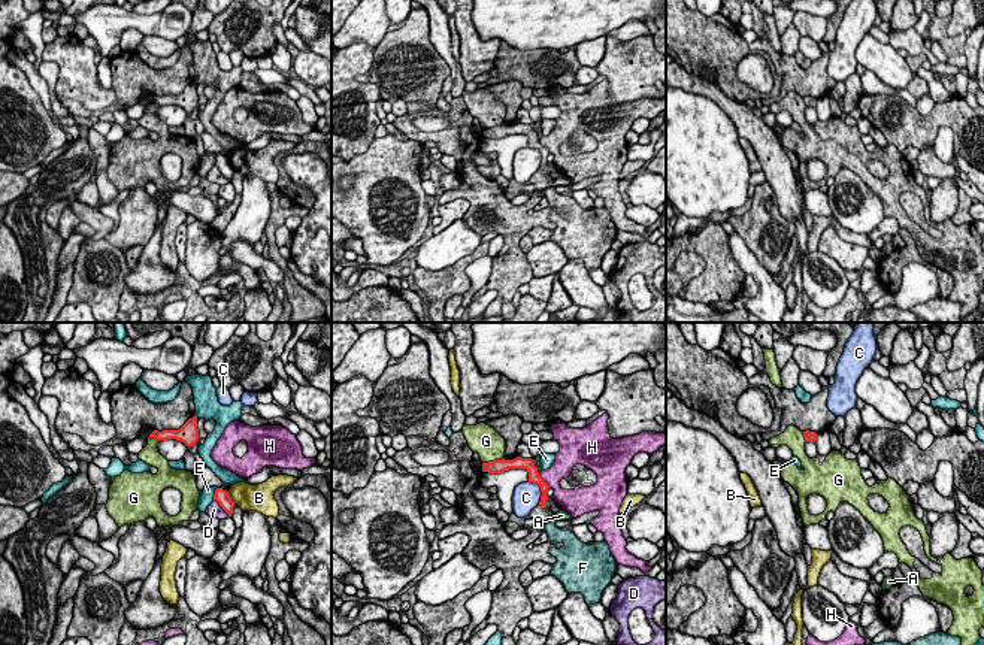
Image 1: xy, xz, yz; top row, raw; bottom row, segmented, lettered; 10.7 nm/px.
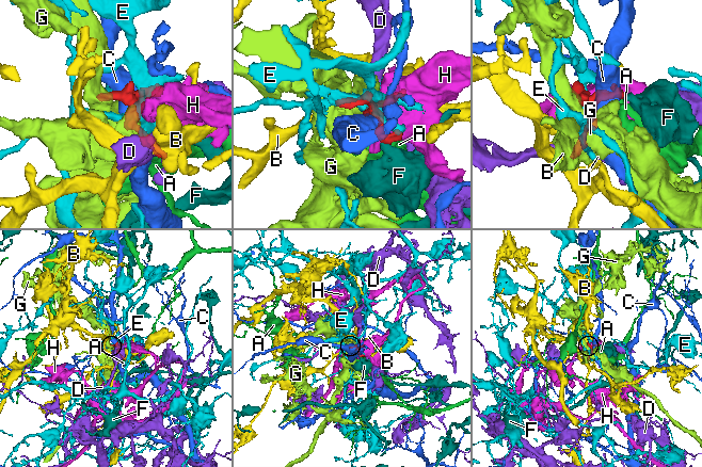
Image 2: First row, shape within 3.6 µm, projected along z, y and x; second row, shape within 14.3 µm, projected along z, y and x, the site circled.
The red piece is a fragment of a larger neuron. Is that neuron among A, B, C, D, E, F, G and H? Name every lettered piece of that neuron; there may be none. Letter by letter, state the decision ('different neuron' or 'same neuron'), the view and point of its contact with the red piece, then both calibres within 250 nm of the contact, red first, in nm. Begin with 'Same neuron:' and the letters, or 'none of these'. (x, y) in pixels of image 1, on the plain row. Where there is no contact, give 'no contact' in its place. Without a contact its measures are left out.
Same neuron: F
A: different neuron; meets red in xz at (554, 184); 60 nm thick on the red side, 120 nm on the other
B: different neuron; meets red in xy at (230, 163); 160 nm thick on the red side, 280 nm on the other
C: different neuron; meets red in xz at (541, 156); 130 nm thick on the red side, 300 nm on the other
D: different neuron; meets red in xy at (221, 172); 160 nm thick on the red side, 160 nm on the other
E: different neuron; meets red in xy at (215, 159); 160 nm thick on the red side, 160 nm on the other
F: same neuron; meets red in xz at (553, 187); 60 nm thick on the red side, 170 nm on the other
G: different neuron; meets red in xz at (492, 127); 160 nm thick on the red side, 320 nm on the other
H: different neuron; meets red in xz at (544, 147); 130 nm thick on the red side, 220 nm on the other

